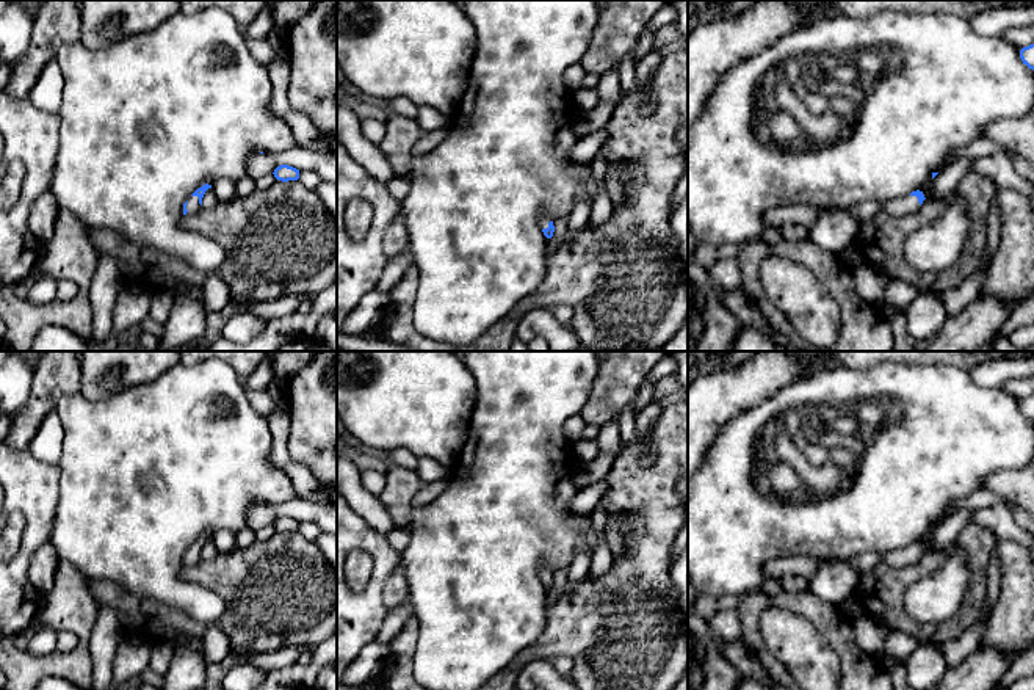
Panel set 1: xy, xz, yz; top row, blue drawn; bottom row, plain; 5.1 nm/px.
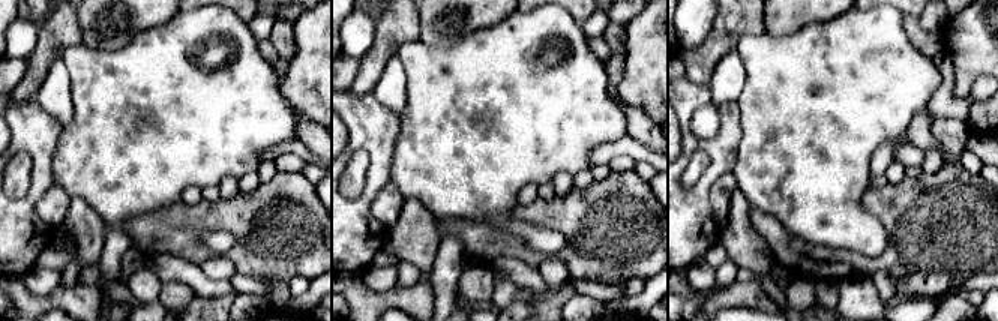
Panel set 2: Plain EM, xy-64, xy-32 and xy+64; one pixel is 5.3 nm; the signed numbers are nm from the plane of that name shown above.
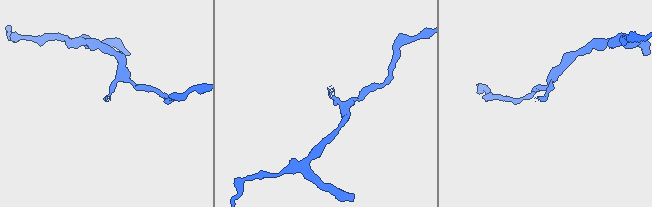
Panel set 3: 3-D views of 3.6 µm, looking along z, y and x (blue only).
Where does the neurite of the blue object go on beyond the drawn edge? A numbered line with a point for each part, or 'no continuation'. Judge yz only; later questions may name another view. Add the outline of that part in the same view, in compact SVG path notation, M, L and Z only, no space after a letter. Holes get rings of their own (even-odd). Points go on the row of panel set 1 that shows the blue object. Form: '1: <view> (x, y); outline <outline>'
1: yz (909, 204); outline M904 196L893 201L882 202L882 213L902 216L915 213L920 209L920 202L916 196Z

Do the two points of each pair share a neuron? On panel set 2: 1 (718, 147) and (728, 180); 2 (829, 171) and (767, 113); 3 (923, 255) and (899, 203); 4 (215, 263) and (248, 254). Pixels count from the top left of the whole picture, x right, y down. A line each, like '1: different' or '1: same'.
1: different
2: same
3: same
4: different

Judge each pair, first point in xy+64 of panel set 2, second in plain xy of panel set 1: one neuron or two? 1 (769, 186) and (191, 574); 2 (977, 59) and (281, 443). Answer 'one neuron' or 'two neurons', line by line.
1: two neurons
2: two neurons

